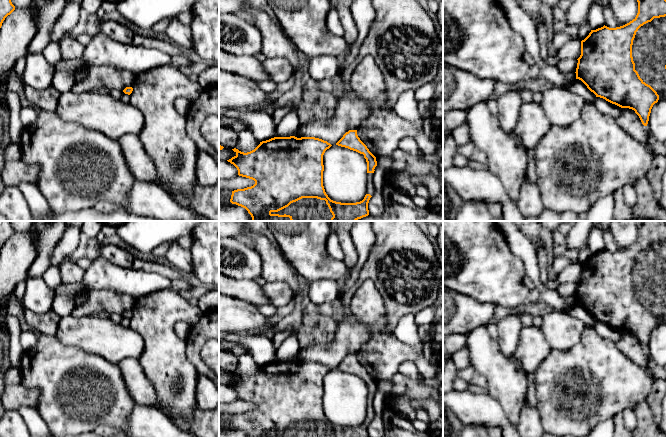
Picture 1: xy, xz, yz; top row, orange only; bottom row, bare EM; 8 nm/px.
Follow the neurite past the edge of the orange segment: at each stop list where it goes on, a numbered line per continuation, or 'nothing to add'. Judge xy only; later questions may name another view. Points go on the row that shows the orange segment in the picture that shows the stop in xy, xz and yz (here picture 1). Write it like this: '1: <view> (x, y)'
nothing to add

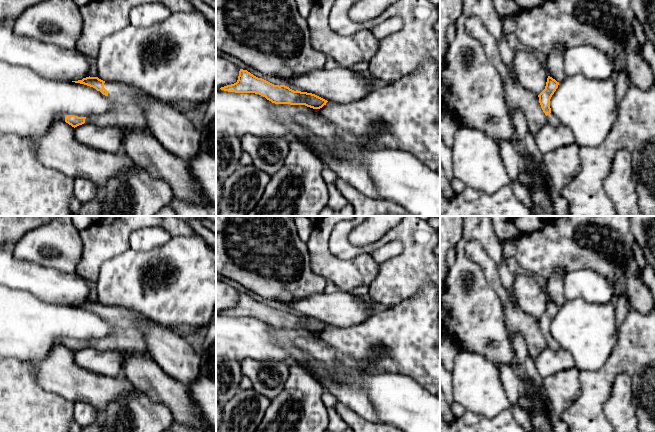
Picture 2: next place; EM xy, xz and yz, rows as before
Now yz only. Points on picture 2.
1: yz (551, 118)

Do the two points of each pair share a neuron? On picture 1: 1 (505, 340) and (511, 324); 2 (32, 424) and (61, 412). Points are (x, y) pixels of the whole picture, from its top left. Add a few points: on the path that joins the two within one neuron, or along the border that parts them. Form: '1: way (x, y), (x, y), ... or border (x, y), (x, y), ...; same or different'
1: way (508, 336), (509, 328); same
2: border (35, 408), (48, 426); different

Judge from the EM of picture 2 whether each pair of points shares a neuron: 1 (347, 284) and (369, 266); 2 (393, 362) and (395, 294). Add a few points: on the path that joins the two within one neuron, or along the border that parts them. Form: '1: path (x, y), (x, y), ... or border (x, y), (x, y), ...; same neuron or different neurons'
1: path (352, 279), (364, 268); same neuron
2: border (416, 294), (390, 306); different neurons

